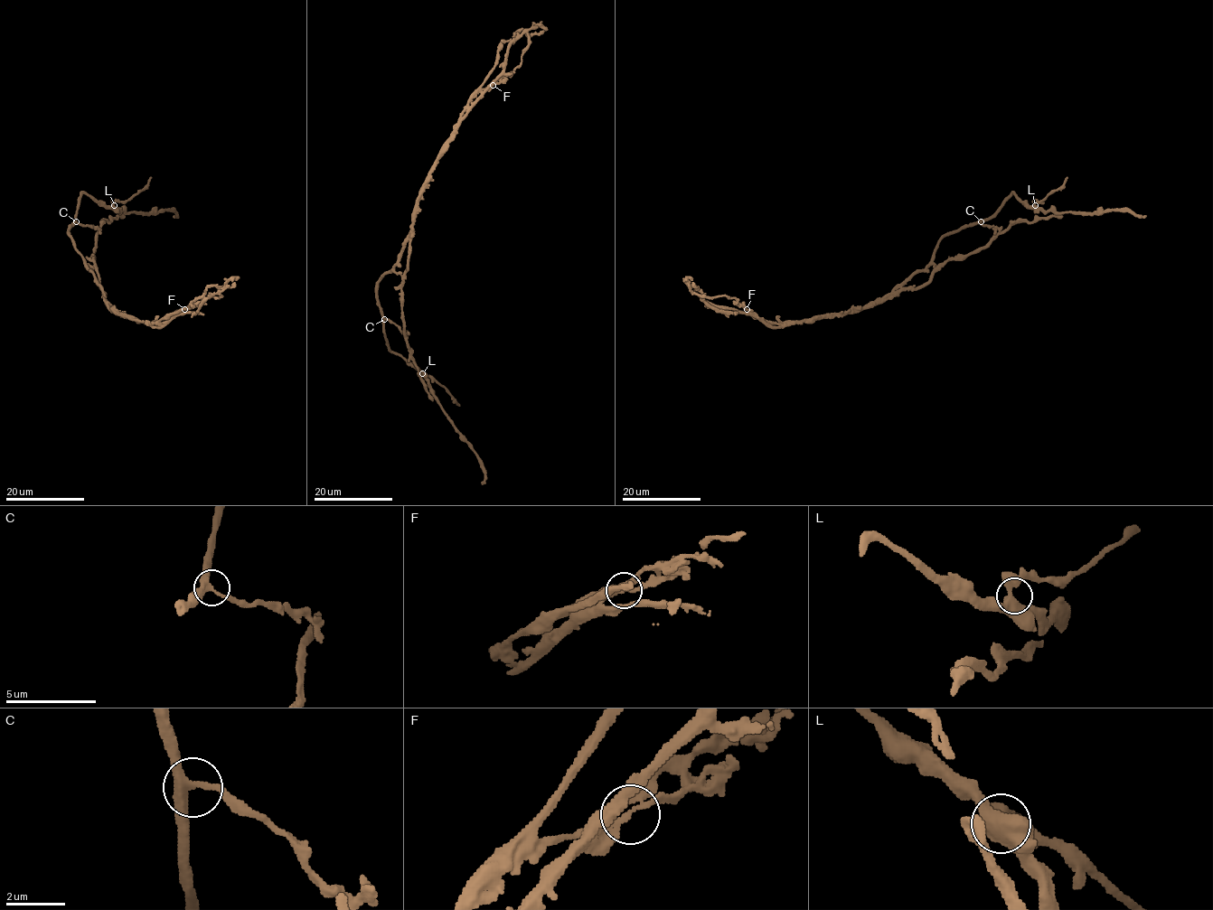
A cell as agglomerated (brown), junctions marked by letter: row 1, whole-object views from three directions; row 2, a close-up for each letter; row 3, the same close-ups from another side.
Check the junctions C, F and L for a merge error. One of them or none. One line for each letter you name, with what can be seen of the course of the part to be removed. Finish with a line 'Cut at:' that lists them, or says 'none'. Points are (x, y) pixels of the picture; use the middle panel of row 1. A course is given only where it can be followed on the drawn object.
F: course (493, 86), (460, 121), (447, 147), (431, 170), (414, 211), (408, 271), (401, 286), (403, 333), (432, 401)
Cut at: F

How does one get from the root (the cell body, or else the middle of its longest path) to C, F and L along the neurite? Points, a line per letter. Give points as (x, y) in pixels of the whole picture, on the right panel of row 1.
C: (914, 272), (926, 267), (944, 237), (981, 221)
F: (914, 272), (880, 298), (845, 313), (812, 319), (786, 320), (781, 326), (766, 326), (747, 309)
L: (914, 272), (926, 267), (944, 237), (989, 219), (1011, 193), (1028, 206), (1035, 205)

